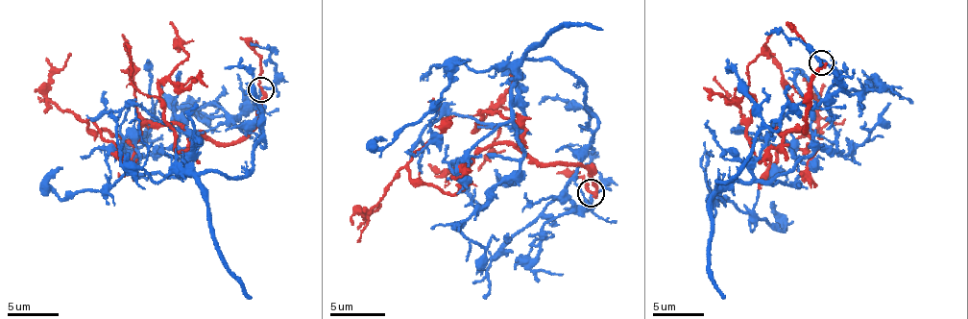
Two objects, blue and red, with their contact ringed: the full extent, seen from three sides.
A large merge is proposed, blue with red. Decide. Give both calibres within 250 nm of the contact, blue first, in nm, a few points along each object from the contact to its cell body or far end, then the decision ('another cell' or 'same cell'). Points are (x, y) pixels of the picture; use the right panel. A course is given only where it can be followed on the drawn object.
calibres 180 and 240 nm; course blue (820, 61), (838, 87), (786, 108), (714, 186), (770, 182), (815, 147), (835, 147), (825, 102), (786, 71); course red (820, 63), (806, 128), (776, 131), (821, 143), (796, 150), (790, 146), (818, 123), (804, 78); another cell

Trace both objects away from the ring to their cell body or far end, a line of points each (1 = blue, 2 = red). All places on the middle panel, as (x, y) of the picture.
1: (590, 192), (577, 208), (568, 182), (598, 125), (546, 59), (513, 85), (520, 169), (476, 208), (461, 174)
2: (590, 192), (591, 173), (579, 166), (491, 144), (452, 195), (402, 169), (362, 216), (380, 205)

